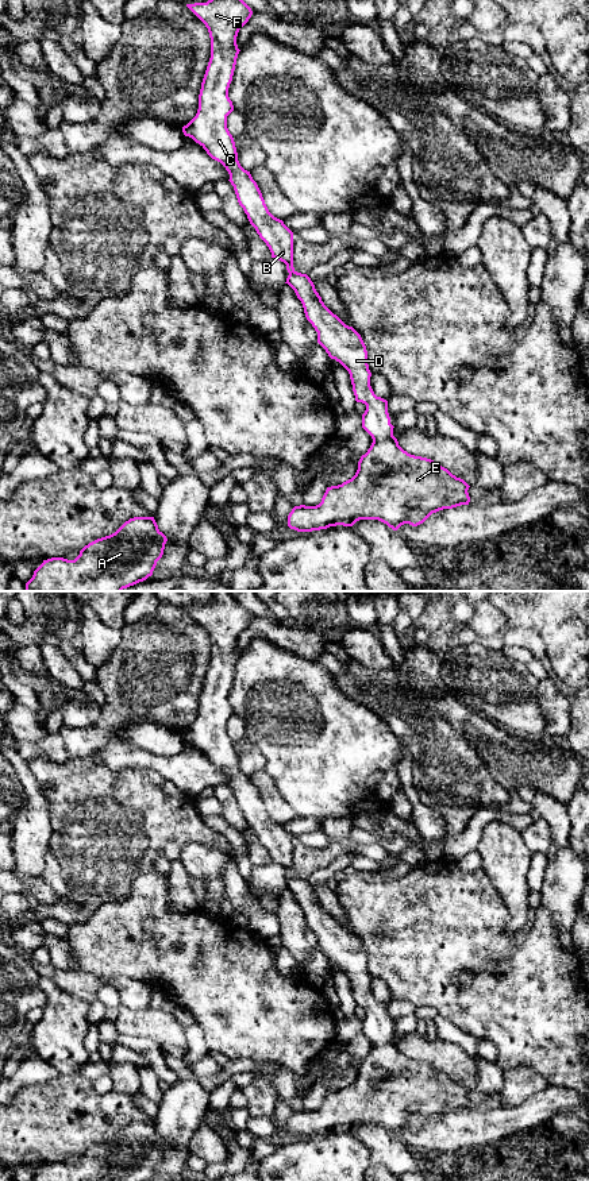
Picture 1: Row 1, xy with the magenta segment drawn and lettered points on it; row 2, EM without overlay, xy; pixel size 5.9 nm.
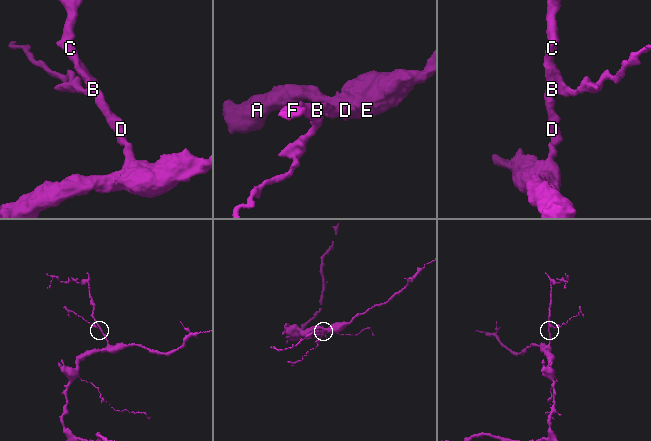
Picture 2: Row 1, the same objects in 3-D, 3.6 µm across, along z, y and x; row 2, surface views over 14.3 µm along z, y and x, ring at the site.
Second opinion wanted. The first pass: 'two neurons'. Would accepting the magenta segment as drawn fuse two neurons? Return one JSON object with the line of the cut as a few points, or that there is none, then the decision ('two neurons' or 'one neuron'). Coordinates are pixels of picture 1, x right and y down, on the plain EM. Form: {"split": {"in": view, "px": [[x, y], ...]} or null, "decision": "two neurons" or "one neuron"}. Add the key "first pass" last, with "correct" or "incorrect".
{"split": null, "decision": "one neuron", "first pass": "incorrect"}

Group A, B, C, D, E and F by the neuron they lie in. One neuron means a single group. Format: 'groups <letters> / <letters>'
groups A B C D E F

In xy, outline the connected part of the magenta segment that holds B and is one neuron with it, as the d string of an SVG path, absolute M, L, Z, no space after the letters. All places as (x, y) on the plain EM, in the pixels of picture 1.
M215 591L213 601L207 607L186 609L186 611L205 629L211 642L211 663L201 687L199 699L199 714L196 721L182 732L185 741L199 748L207 759L220 767L230 779L239 810L243 813L250 829L259 842L266 848L276 862L286 869L289 877L286 887L301 906L307 925L317 937L317 947L326 954L331 964L339 966L350 979L353 996L357 1007L366 1010L362 1019L362 1033L372 1041L373 1047L367 1057L361 1061L355 1080L338 1091L327 1092L322 1107L316 1111L294 1111L288 1120L288 1131L297 1136L312 1136L330 1131L353 1131L359 1124L378 1124L393 1135L409 1128L417 1131L432 1118L469 1109L469 1089L453 1080L447 1073L434 1065L415 1061L404 1055L393 1041L393 1030L388 1018L388 1006L377 1001L370 991L372 977L367 969L367 956L361 939L346 930L322 906L313 887L307 879L297 877L293 872L293 837L282 825L274 822L253 784L250 776L245 775L239 765L232 740L227 733L227 721L234 715L228 702L239 653L236 641L239 634L253 620L251 613L230 593Z

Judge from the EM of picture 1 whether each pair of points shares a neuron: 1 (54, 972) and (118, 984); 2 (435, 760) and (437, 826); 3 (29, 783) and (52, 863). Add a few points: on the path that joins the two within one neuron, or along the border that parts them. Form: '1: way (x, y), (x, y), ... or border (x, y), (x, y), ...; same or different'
1: way (70, 981), (101, 981); same
2: border (415, 784), (419, 798), (442, 814), (446, 836); different
3: border (49, 849), (45, 857), (45, 868), (39, 876); different

